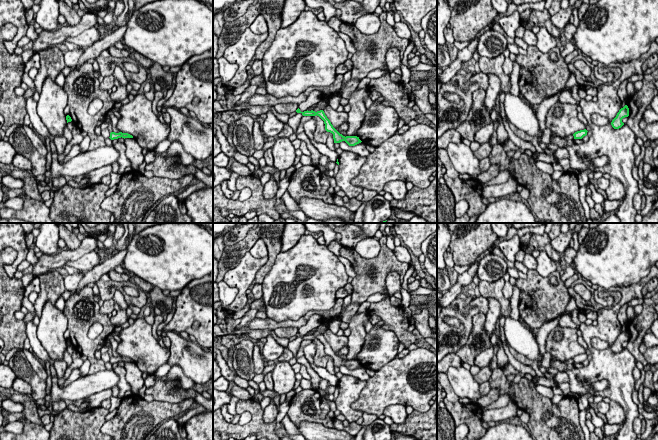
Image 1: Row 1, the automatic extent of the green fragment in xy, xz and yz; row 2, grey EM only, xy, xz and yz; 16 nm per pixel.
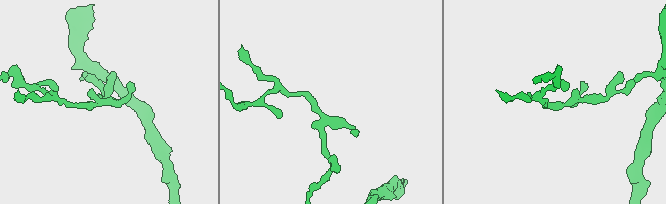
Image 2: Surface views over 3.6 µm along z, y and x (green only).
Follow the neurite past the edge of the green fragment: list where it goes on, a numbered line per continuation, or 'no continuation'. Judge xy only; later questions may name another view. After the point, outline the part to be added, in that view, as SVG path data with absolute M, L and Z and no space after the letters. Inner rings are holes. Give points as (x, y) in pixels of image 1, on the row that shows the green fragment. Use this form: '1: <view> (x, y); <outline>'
no continuation

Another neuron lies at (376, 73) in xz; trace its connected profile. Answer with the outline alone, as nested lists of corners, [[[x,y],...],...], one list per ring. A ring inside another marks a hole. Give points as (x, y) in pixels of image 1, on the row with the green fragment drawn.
[[[386,67],[385,69],[375,69],[373,71],[370,71],[368,73],[367,77],[369,79],[377,79],[379,77],[382,77],[383,75],[385,75],[388,72],[389,72],[388,67]]]

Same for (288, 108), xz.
[[[287,103],[287,104],[276,104],[274,106],[275,110],[279,114],[291,114],[296,112],[299,104]]]

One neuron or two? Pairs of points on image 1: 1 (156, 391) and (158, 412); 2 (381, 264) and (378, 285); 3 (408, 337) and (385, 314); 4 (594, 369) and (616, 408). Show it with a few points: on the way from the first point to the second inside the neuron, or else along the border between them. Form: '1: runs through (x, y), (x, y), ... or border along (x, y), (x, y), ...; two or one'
1: border along (154, 399), (172, 403), (179, 403), (181, 401); two
2: runs through (379, 269), (378, 280); one
3: runs through (402, 331), (391, 320); one
4: border along (611, 399), (621, 406), (625, 418); two

